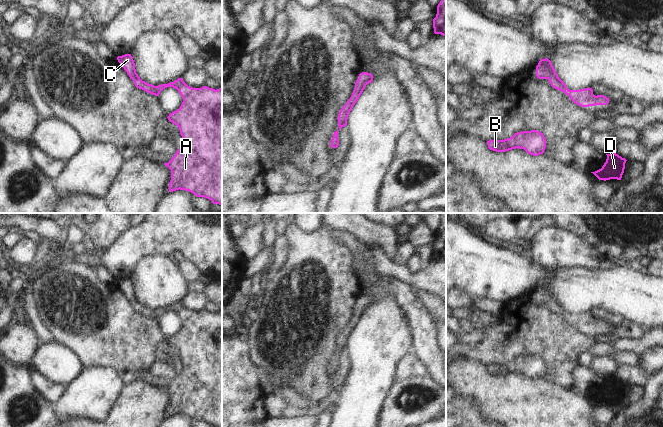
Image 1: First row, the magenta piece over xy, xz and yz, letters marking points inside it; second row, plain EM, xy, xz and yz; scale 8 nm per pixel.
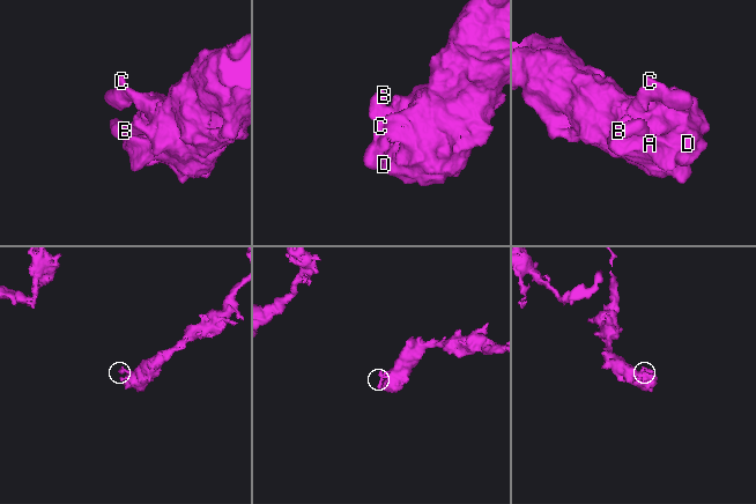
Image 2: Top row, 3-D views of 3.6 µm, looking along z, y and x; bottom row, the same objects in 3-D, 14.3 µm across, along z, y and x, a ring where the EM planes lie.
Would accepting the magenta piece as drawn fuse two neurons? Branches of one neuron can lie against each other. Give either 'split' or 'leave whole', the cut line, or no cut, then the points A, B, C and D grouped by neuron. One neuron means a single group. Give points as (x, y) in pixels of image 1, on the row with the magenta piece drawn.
leave whole | no cut | A B C D

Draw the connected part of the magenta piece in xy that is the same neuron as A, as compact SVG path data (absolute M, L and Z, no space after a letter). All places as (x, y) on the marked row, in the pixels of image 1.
M131 54L118 56L117 60L137 88L159 96L163 89L173 87L183 98L180 108L167 117L170 122L179 127L183 138L183 144L172 159L164 163L171 170L169 192L179 189L189 191L196 197L207 198L213 204L222 206L222 87L217 90L207 86L192 88L183 81L183 78L154 86L140 79Z

